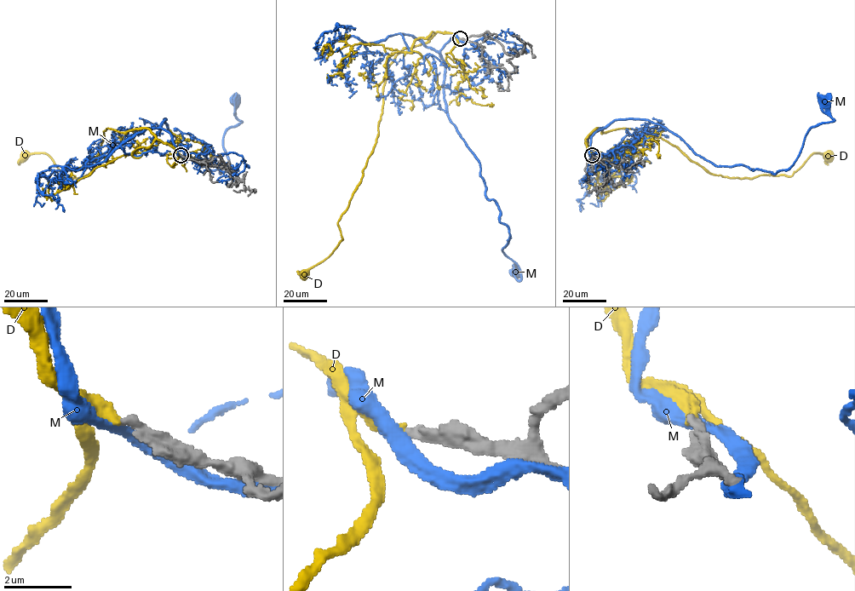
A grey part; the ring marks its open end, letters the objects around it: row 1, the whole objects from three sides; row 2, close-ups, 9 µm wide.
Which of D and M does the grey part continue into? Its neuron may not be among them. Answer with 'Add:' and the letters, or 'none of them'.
Add: D

